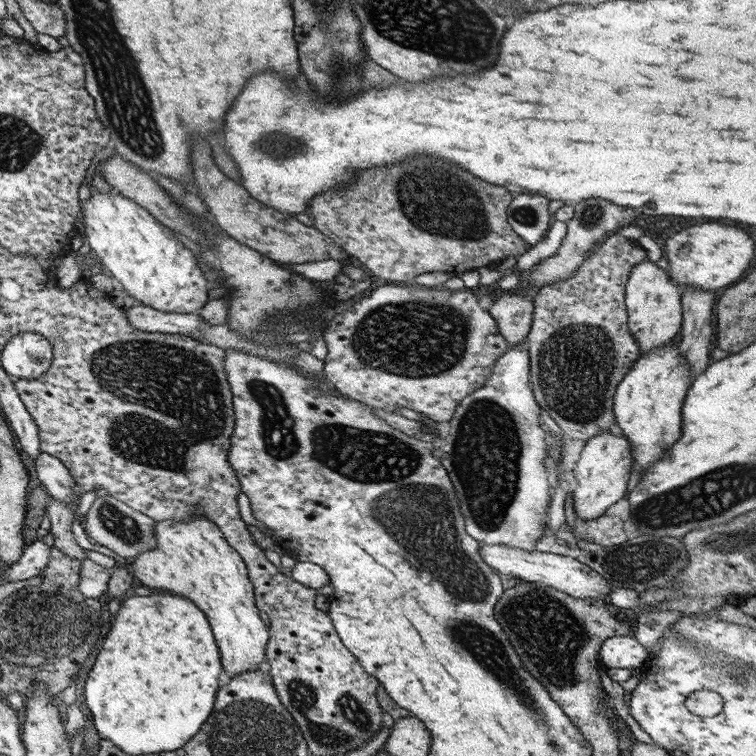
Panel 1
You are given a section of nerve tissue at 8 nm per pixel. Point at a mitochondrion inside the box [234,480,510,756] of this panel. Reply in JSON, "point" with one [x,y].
{"point":[335,721]}

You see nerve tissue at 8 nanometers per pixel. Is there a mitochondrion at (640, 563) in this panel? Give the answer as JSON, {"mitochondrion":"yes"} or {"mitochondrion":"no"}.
{"mitochondrion":"yes"}

